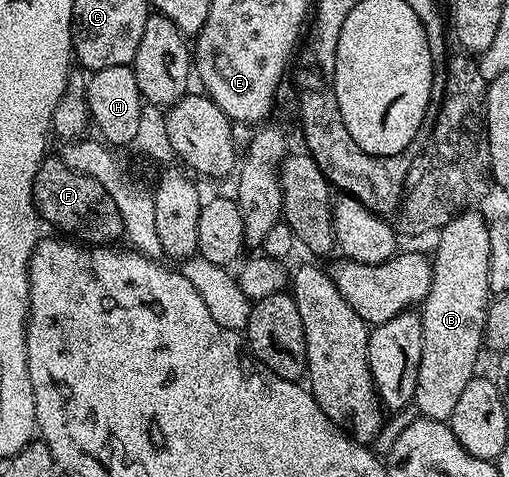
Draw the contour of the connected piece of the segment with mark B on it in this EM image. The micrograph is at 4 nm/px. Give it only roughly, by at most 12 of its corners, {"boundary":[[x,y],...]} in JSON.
{"boundary":[[489,228],[438,231],[421,304],[414,409],[447,422],[476,377]]}

